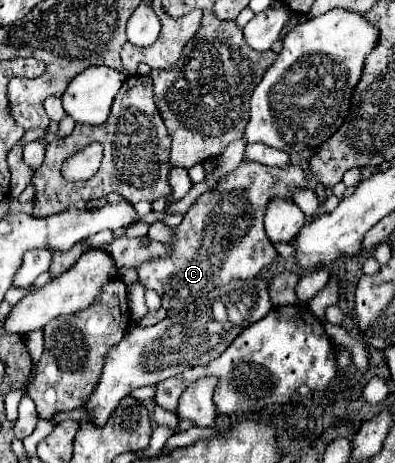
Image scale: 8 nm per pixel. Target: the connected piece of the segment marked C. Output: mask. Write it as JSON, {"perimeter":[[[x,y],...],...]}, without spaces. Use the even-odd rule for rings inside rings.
{"perimeter":[[[244,159],[234,171],[194,201],[184,215],[184,221],[174,229],[176,241],[170,243],[172,253],[144,263],[138,269],[140,283],[146,289],[156,289],[160,293],[164,309],[180,311],[196,297],[202,297],[216,287],[228,285],[234,279],[256,277],[278,257],[274,245],[266,239],[264,213],[270,201],[292,199],[290,187],[306,187],[306,171],[300,165],[266,167]]]}

